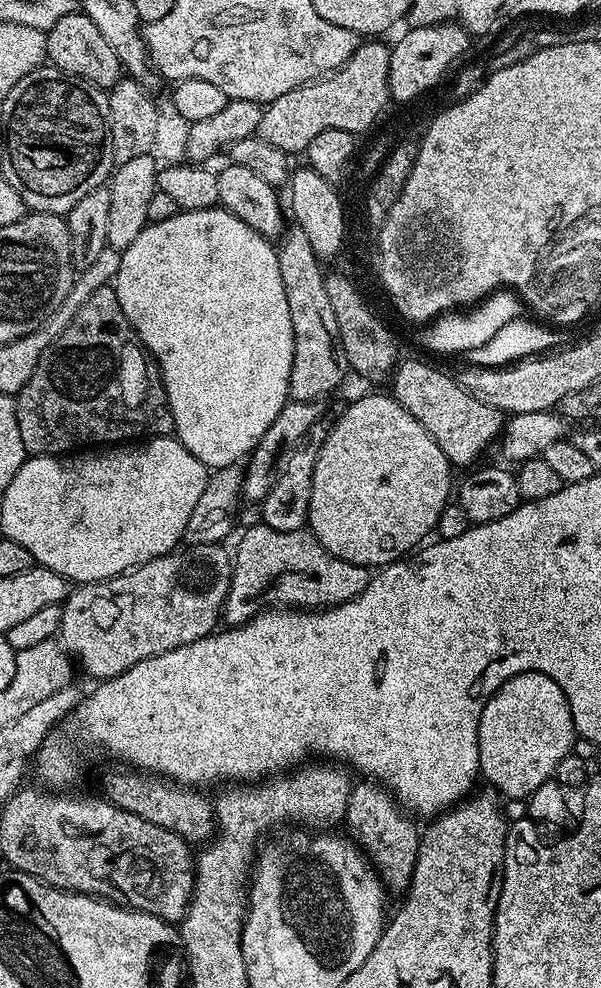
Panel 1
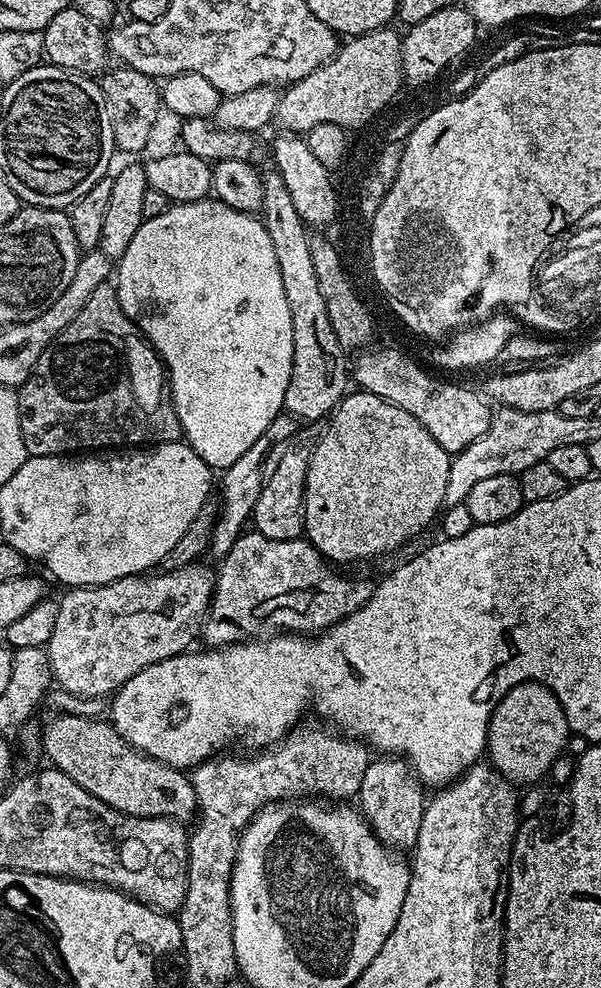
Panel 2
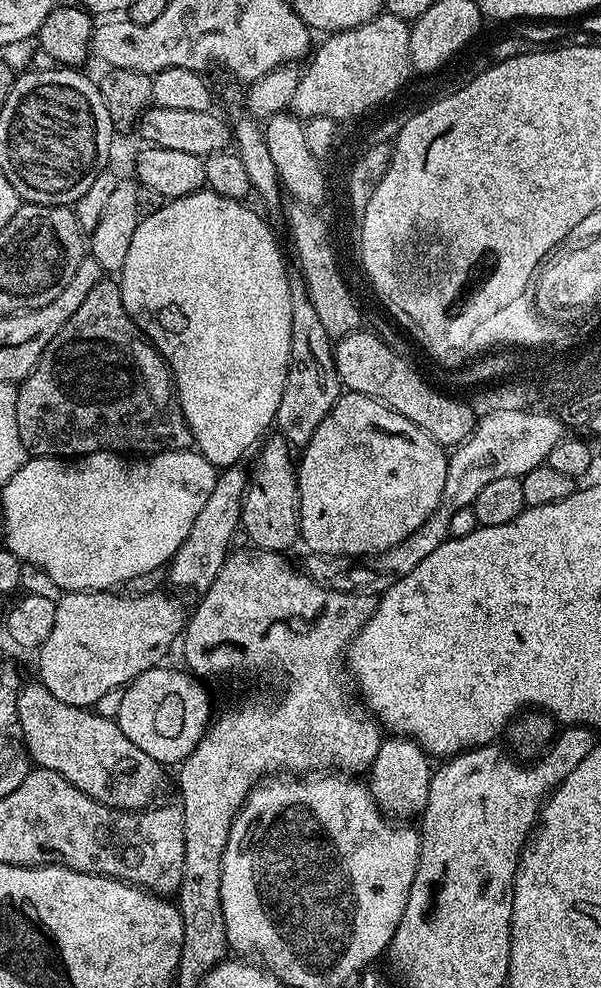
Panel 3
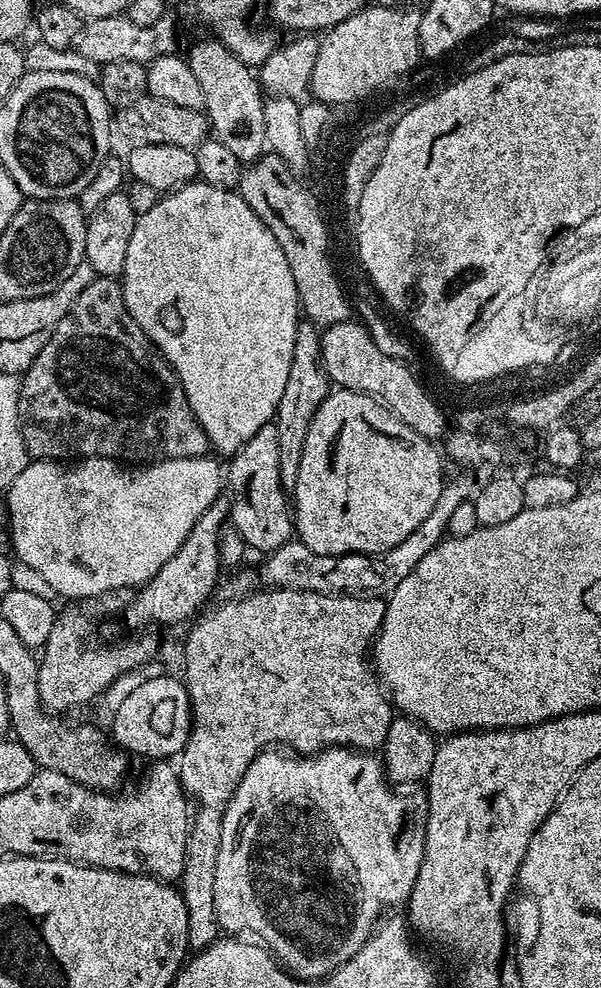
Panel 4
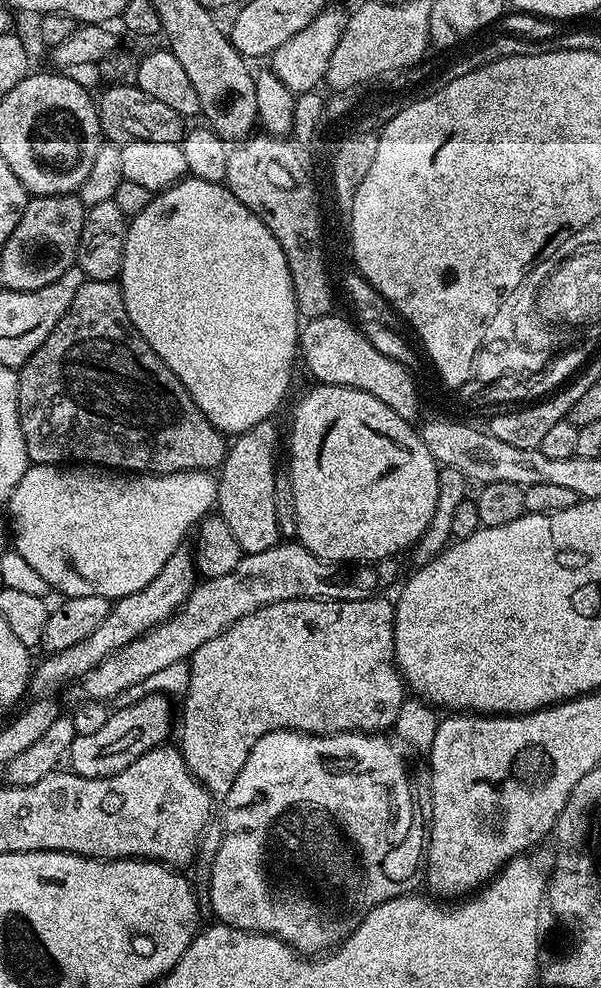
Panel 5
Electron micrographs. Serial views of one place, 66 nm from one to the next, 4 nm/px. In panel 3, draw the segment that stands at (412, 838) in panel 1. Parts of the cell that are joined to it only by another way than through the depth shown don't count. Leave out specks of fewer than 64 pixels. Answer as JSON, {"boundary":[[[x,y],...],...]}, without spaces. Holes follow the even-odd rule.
{"boundary":[[[392,734],[381,739],[378,754],[374,754],[374,762],[367,773],[366,783],[372,792],[374,802],[385,816],[389,818],[419,817],[430,798],[433,771],[433,761],[419,744],[415,744],[406,736]]]}

